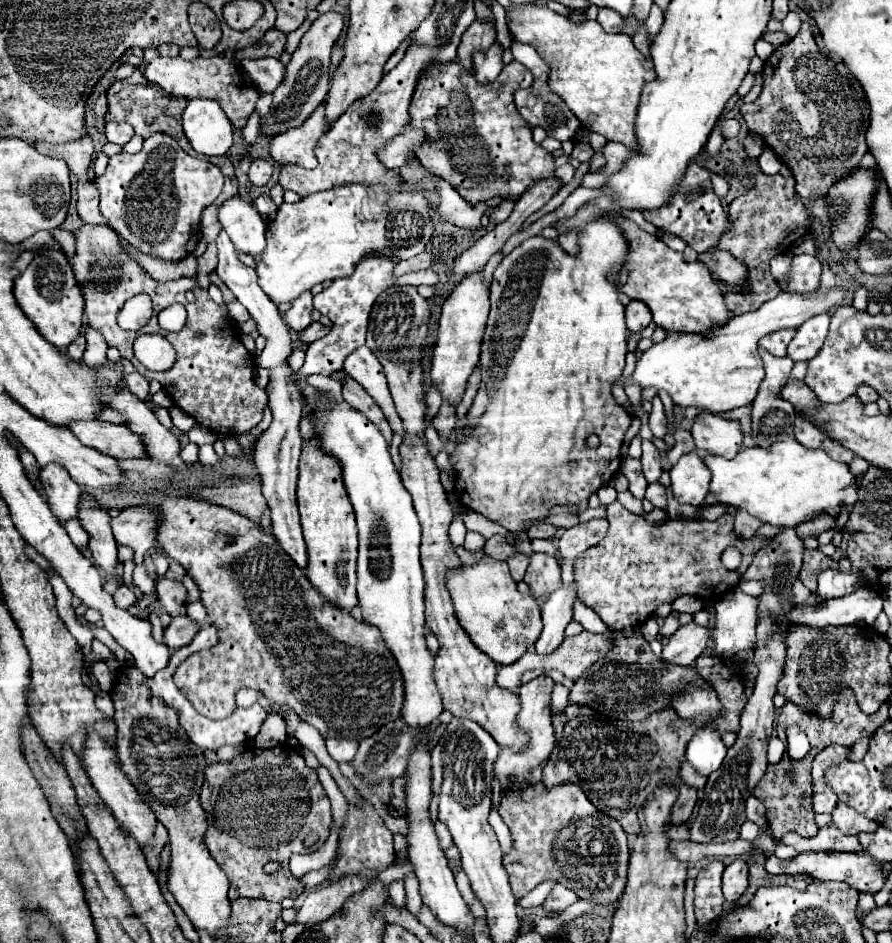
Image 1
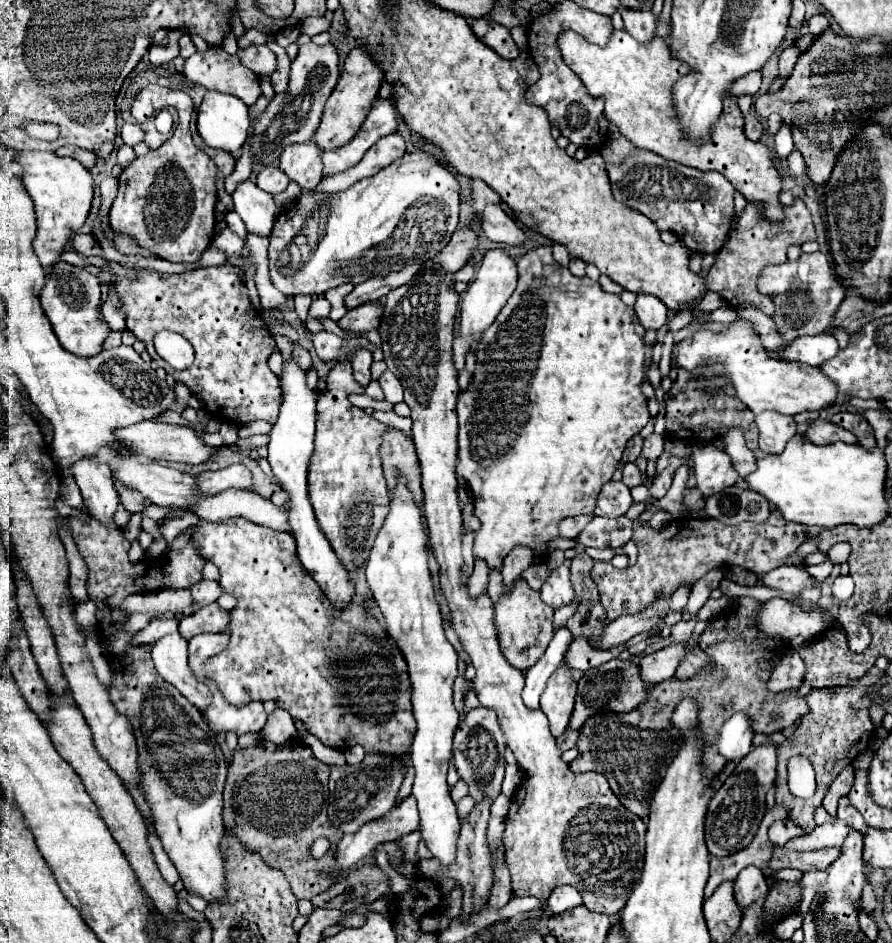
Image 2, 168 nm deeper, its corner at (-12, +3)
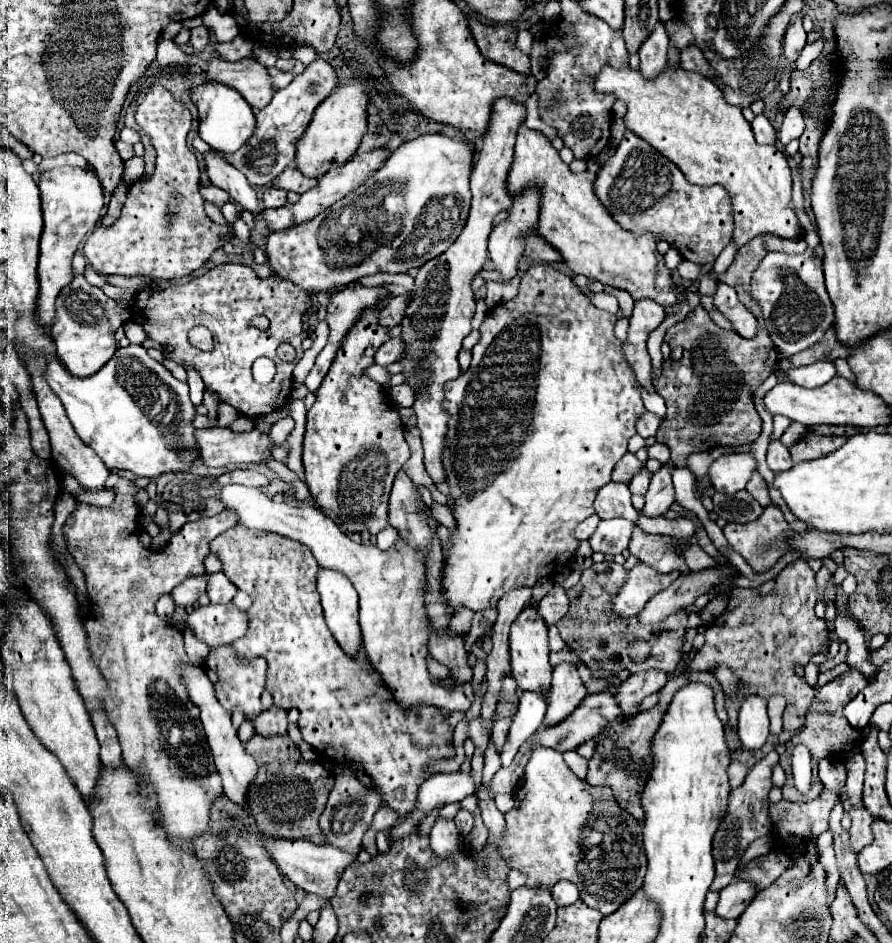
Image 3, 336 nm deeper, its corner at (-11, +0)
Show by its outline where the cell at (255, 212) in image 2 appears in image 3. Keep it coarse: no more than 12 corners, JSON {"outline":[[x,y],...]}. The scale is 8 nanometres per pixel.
{"outline":[[207,152],[213,186],[229,192],[243,210],[259,212],[253,186],[223,152]]}

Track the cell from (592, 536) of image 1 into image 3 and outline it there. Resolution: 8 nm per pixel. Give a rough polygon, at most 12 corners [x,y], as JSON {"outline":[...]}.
{"outline":[[601,520],[589,538],[593,552],[621,554],[631,538],[633,522]]}

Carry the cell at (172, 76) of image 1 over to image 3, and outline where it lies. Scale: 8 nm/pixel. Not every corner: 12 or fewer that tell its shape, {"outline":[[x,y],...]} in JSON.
{"outline":[[255,58],[209,60],[209,80],[241,92],[253,110],[271,102],[273,82]]}

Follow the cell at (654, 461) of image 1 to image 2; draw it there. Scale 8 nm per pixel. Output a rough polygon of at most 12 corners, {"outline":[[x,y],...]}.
{"outline":[[674,469],[656,473],[650,493],[662,499],[672,483]]}

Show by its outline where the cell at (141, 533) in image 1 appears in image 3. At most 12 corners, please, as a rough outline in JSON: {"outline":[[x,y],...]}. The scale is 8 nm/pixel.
{"outline":[[233,470],[217,478],[219,484],[263,488],[269,478],[255,470]]}

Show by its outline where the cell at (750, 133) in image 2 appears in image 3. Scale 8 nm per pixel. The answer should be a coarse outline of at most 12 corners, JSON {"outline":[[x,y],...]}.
{"outline":[[765,116],[751,126],[759,144],[775,144],[777,132]]}

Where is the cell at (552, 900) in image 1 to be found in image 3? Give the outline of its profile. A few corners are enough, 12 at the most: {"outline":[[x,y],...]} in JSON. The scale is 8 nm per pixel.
{"outline":[[563,880],[551,888],[557,906],[579,900],[573,882]]}

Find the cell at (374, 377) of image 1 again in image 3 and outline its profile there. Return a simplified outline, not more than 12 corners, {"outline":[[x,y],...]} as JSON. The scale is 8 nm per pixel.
{"outline":[[409,384],[391,386],[391,398],[397,406],[409,408],[415,392]]}

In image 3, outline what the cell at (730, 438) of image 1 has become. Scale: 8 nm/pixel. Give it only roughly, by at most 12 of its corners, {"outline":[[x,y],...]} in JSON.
{"outline":[[759,472],[745,488],[763,508],[771,504],[769,490]]}

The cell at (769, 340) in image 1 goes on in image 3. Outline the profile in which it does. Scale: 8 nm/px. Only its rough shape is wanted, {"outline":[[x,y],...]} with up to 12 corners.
{"outline":[[717,284],[715,308],[735,332],[751,338],[755,316],[739,302],[735,290]]}

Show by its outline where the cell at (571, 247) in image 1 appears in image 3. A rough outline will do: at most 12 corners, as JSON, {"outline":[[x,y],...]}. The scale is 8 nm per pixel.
{"outline":[[605,286],[605,292],[619,300],[619,310],[631,318],[633,304],[631,294],[619,288]]}

